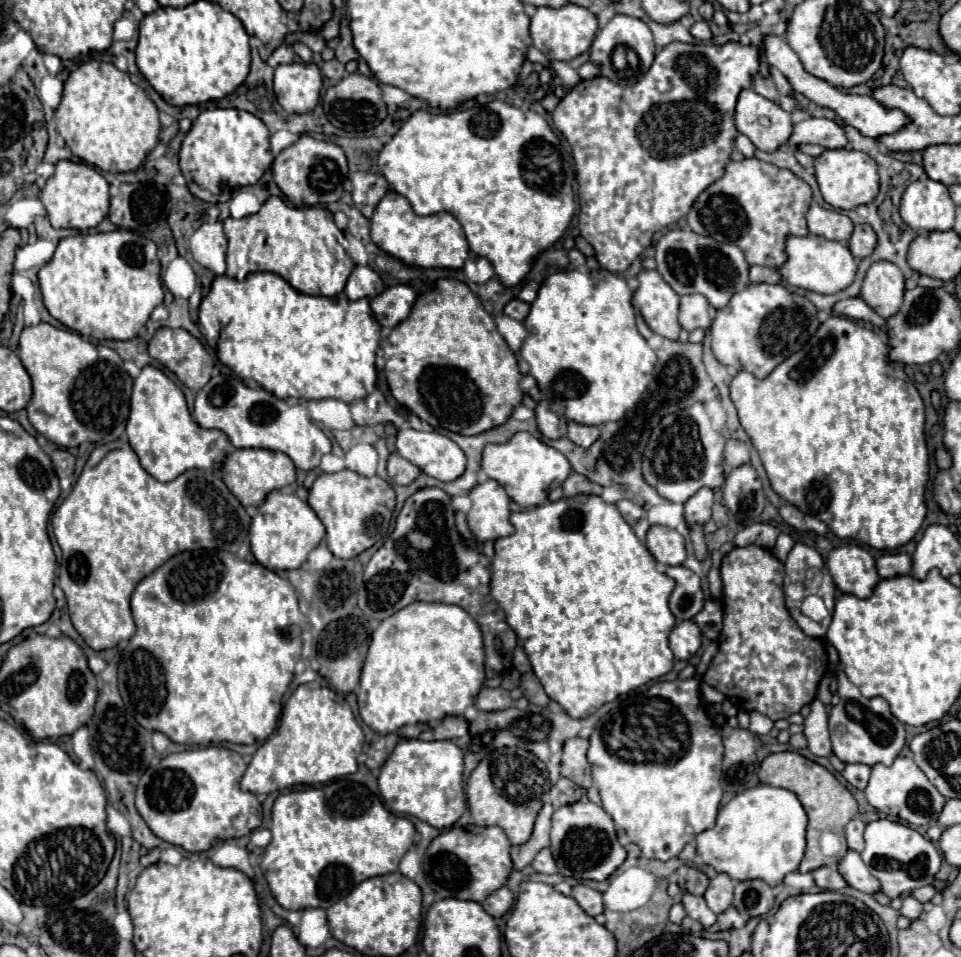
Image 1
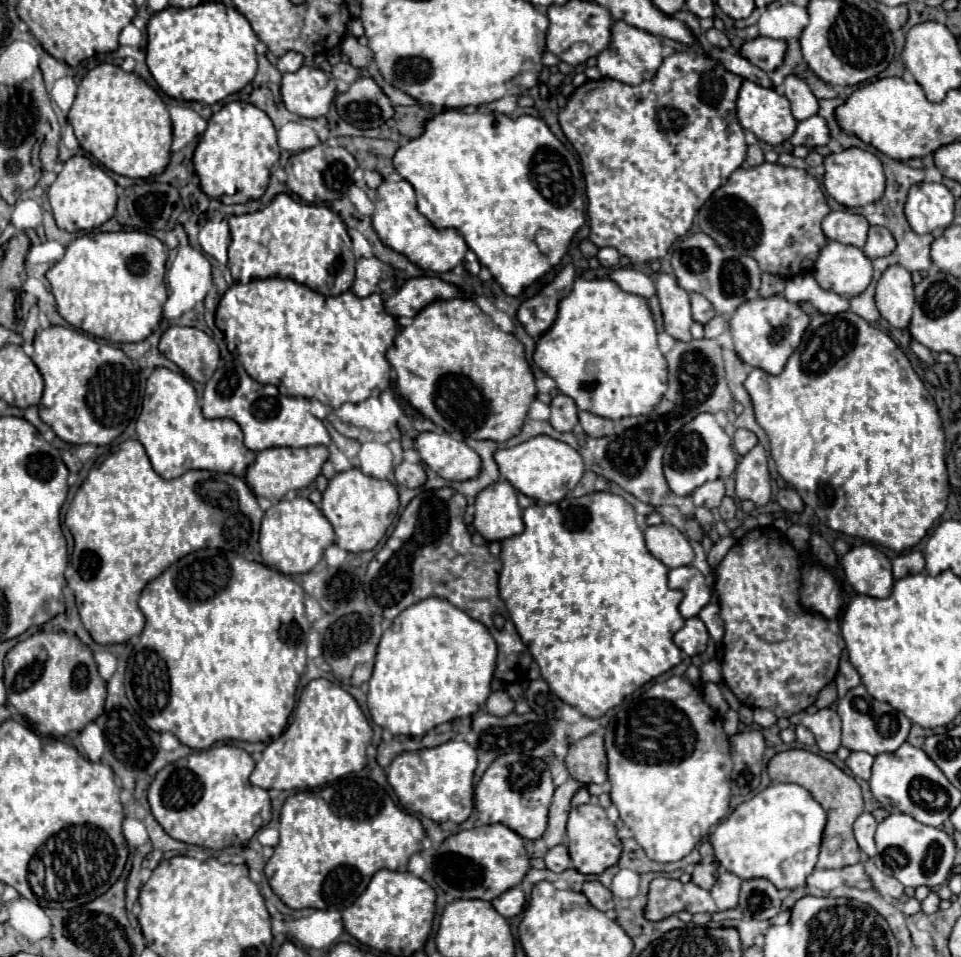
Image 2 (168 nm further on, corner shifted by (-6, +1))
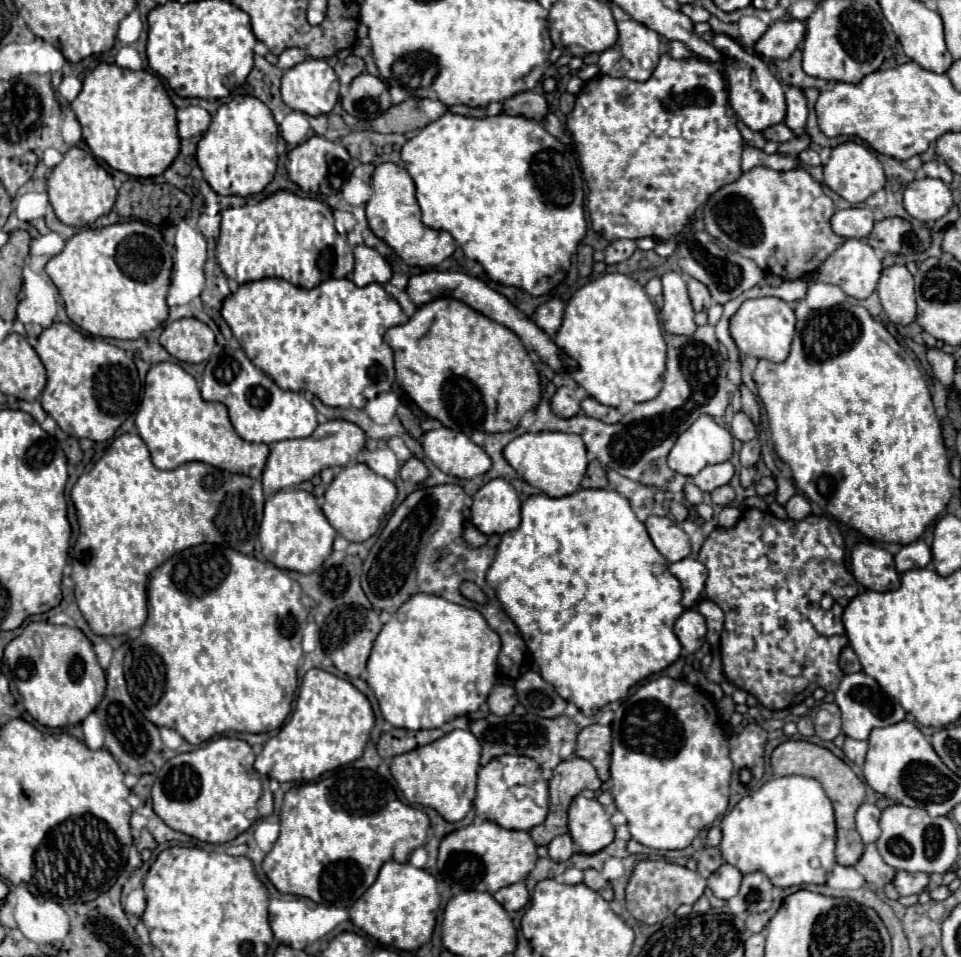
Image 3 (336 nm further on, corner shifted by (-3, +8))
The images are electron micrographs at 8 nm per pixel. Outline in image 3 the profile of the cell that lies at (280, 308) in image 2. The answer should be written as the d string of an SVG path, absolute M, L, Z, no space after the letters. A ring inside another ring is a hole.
M259 279L239 285L235 293L225 297L223 319L233 331L233 337L241 343L247 357L265 371L281 389L307 389L317 395L329 407L357 407L361 409L367 399L389 391L395 379L393 351L383 341L383 333L389 327L403 325L407 315L399 303L385 293L383 285L371 283L367 287L355 287L351 279L327 279L313 289L295 287L285 279Z

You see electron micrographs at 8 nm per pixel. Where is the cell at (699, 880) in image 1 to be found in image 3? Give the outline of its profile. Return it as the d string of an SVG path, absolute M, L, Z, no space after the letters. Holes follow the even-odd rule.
M705 847L705 849L701 851L699 861L697 861L697 871L699 871L703 877L709 877L713 871L719 869L721 863L723 863L723 861L721 861L719 849L715 849L715 847Z

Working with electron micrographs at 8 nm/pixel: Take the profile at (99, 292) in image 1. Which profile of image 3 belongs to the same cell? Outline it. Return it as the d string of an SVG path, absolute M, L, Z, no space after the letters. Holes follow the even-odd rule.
M125 221L101 229L83 229L75 233L65 249L51 257L45 265L47 275L57 285L69 319L93 337L113 339L139 339L141 335L157 329L167 319L167 289L171 275L171 245L165 243L161 231L143 221Z

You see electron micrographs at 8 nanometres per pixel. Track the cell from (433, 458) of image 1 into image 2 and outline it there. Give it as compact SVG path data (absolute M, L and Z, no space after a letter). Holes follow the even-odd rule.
M422 432L416 438L414 448L418 450L420 460L446 480L464 482L480 474L480 456L466 442L456 440L450 434Z

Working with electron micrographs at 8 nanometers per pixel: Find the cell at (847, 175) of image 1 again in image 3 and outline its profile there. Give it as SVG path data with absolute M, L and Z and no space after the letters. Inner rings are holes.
M847 141L847 143L837 145L831 151L829 163L823 167L823 173L825 173L825 183L837 195L841 195L843 199L847 199L853 205L863 203L867 197L871 197L875 191L883 189L883 185L885 185L885 173L883 173L883 167L881 167L877 155L857 141Z

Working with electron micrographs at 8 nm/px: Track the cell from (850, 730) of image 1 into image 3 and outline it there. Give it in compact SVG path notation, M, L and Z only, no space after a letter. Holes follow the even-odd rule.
M847 673L843 677L843 681L839 683L839 689L835 693L835 703L841 709L841 719L843 719L843 733L851 739L859 739L859 741L867 741L869 733L875 727L887 727L887 725L895 725L899 721L905 719L905 709L891 699L881 687L879 683L875 683L875 679L871 679L869 675L861 673Z

